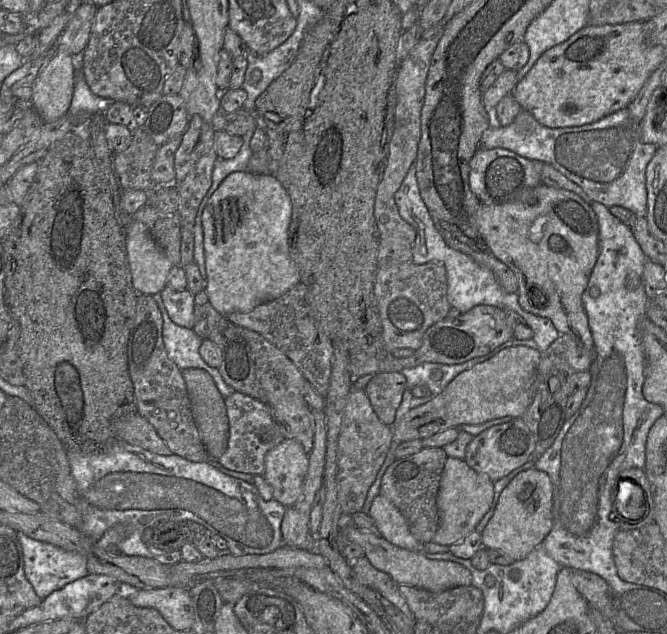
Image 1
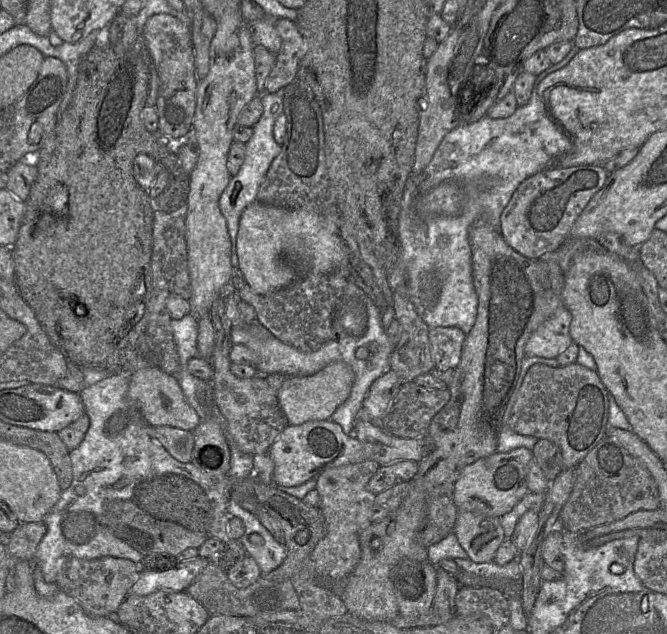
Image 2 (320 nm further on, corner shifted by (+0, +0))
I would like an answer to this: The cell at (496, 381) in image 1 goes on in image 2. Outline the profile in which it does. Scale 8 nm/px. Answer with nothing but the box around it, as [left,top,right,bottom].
[268,420,368,487]

